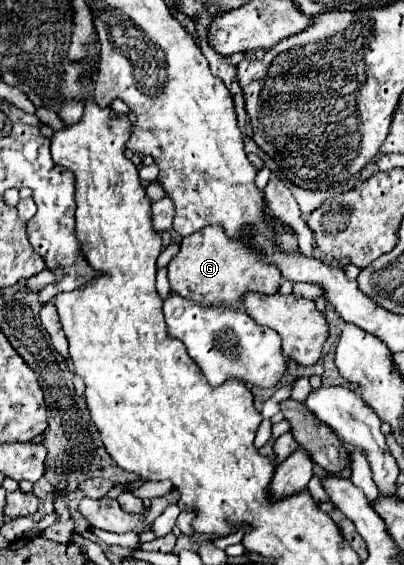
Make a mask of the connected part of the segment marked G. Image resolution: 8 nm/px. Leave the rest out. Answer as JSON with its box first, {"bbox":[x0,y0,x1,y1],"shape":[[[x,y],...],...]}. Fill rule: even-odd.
{"bbox":[168,224,282,308],"shape":[[[210,224],[182,240],[178,256],[168,266],[168,280],[172,292],[200,306],[240,308],[242,296],[246,292],[276,294],[282,282],[282,274],[276,266],[262,262],[240,240],[230,240],[222,226]]]}

